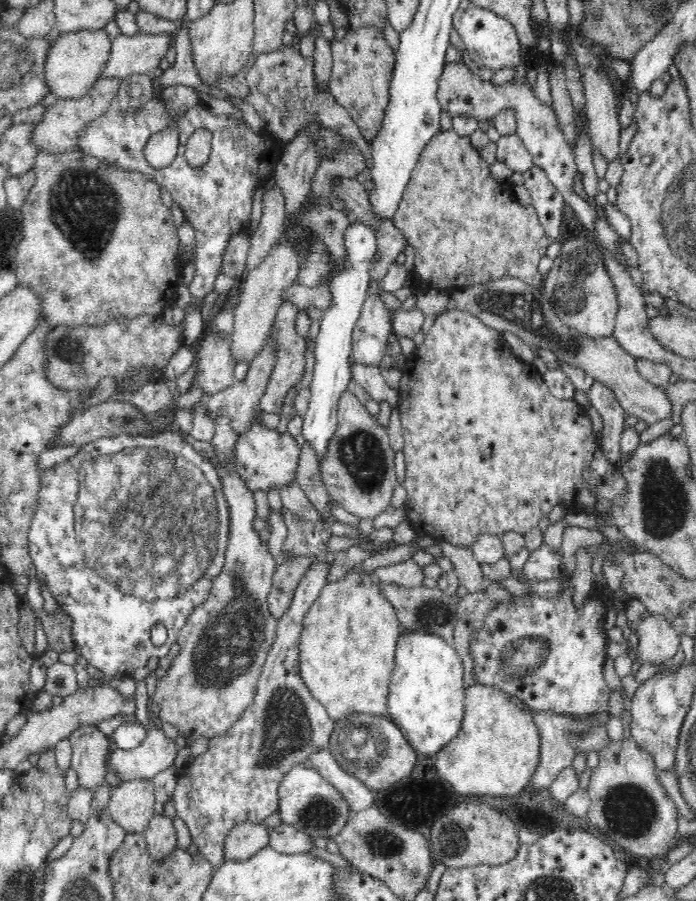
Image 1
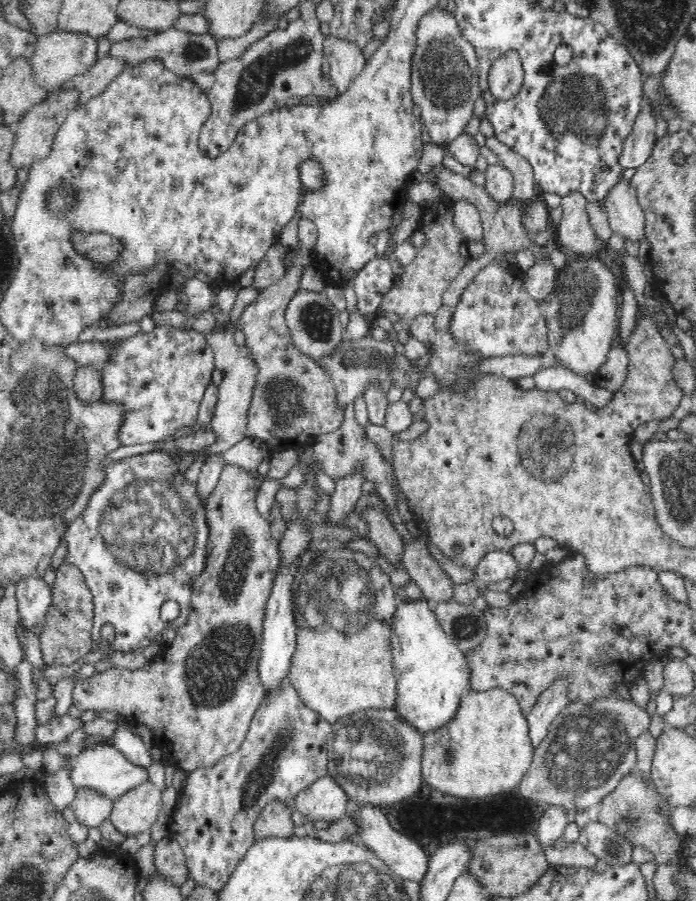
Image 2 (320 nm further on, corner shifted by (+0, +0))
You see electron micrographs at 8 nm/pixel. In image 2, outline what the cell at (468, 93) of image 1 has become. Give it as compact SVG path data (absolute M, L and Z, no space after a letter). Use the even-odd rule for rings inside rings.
M438 7L420 20L417 36L412 55L411 94L431 142L447 146L464 133L472 118L474 103L481 96L477 56L462 36L454 14Z

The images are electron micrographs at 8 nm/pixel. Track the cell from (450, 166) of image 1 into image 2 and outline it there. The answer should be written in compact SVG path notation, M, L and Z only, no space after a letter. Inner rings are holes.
M417 179L412 186L408 187L406 195L417 203L433 202L431 207L423 208L417 229L426 234L426 244L422 248L417 248L416 258L404 267L403 273L395 279L393 287L385 294L381 302L380 313L410 322L419 314L434 315L443 305L442 295L458 276L460 270L465 267L466 260L461 257L459 248L460 243L466 239L454 227L452 210L454 201L439 185Z

